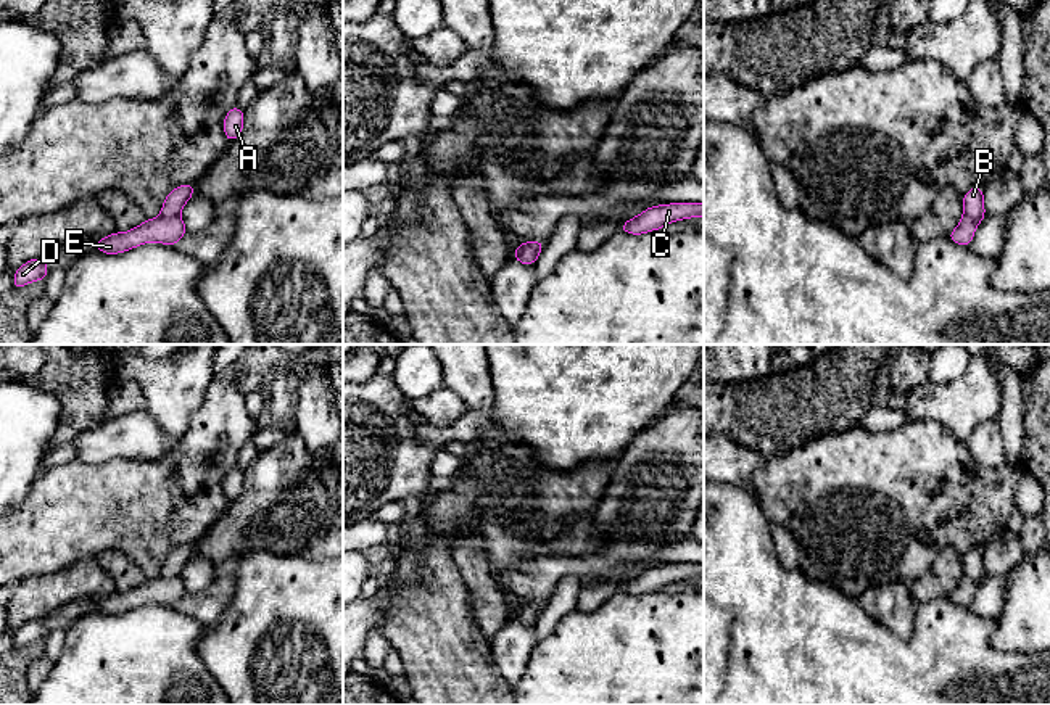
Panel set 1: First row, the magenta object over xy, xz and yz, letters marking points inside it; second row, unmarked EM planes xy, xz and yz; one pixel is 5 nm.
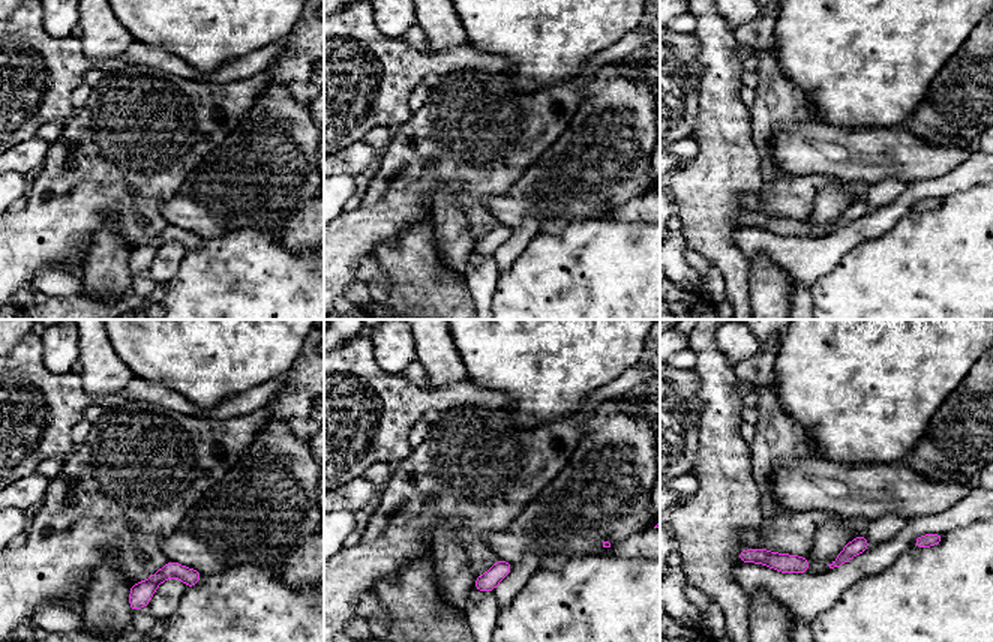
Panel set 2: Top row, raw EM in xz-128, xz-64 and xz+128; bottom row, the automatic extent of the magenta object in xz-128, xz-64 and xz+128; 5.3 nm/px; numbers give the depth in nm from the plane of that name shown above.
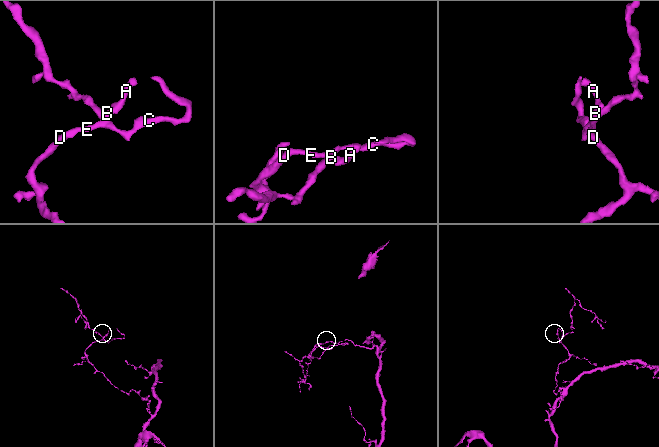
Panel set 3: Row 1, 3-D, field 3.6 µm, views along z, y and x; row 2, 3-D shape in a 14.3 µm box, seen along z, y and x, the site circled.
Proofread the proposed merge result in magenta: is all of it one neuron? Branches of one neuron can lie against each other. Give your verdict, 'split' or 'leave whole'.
split

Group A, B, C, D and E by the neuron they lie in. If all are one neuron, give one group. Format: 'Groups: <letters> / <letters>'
Groups: A B / C D E

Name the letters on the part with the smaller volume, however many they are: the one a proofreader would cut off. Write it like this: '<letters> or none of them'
A, B

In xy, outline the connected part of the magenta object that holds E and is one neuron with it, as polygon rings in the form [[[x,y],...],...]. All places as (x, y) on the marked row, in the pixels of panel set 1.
[[[180,216],[172,219],[147,219],[142,225],[121,233],[114,232],[110,237],[100,238],[97,241],[97,249],[106,254],[124,253],[143,243],[158,241],[164,245],[176,245],[184,235],[187,229]]]

